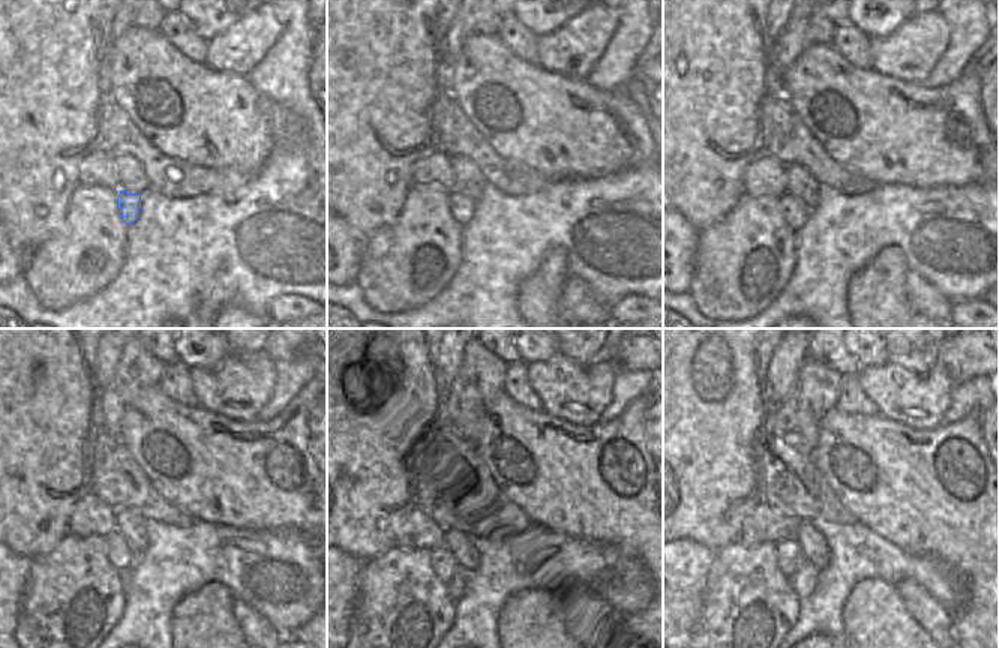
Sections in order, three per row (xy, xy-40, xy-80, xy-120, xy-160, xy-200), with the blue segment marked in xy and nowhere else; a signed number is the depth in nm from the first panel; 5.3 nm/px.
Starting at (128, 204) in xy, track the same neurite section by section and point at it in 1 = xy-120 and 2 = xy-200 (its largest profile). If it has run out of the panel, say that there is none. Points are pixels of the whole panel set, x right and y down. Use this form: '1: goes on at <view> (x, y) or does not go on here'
1: goes on at xy-120 (120, 554)
2: goes on at xy-200 (783, 555)

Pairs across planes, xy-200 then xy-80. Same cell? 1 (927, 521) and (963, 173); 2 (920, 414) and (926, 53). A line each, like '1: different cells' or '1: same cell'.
1: same cell
2: same cell

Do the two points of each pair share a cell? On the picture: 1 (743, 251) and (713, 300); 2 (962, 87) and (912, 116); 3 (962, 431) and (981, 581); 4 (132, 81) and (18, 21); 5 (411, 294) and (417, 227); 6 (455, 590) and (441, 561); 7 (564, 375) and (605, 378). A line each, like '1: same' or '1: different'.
1: same
2: same
3: same
4: different
5: same
6: same
7: same

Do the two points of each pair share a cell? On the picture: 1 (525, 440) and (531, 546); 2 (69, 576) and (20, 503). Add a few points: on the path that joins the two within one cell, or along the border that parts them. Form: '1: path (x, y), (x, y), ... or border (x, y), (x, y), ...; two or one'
1: border (527, 521), (563, 536); two
2: border (69, 533), (48, 552), (38, 555), (32, 561); two

